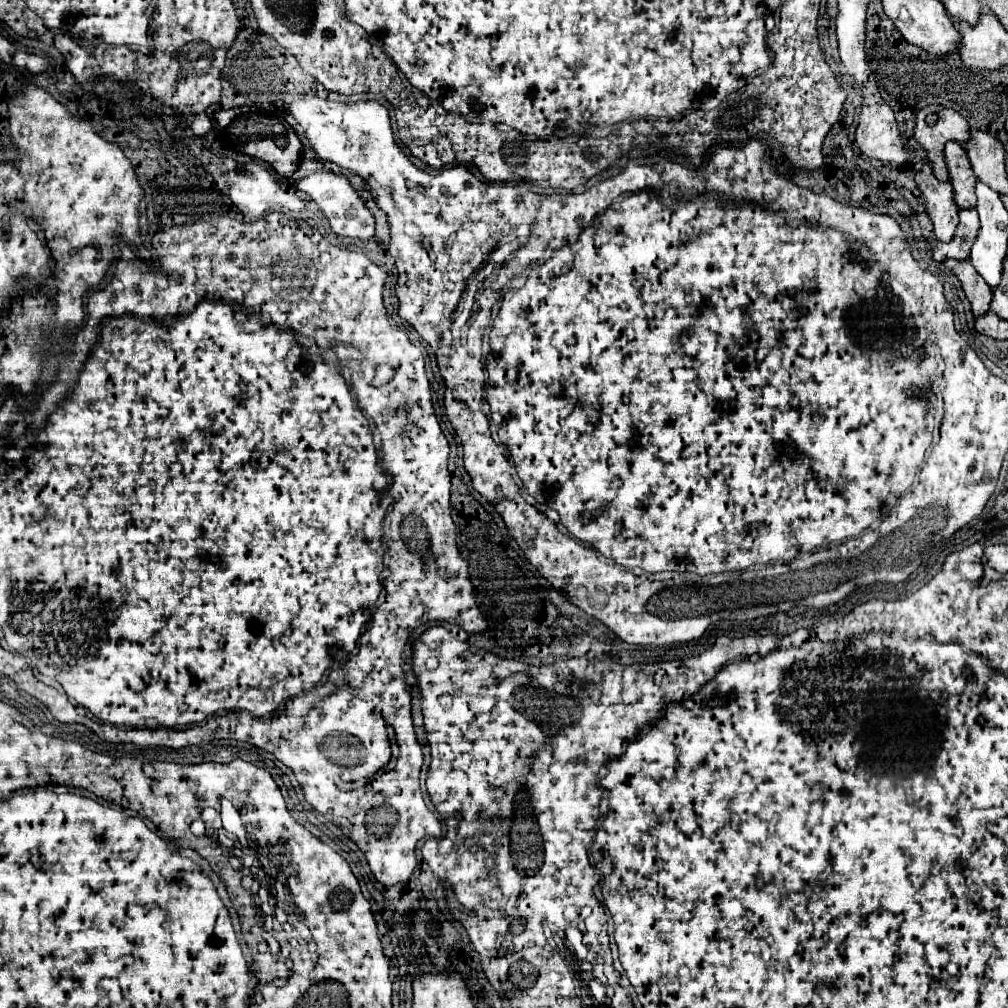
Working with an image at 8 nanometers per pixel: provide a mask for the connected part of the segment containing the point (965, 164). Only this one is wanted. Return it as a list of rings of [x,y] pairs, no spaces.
[[[958,142],[944,144],[946,168],[950,174],[950,182],[954,186],[954,200],[958,206],[974,206],[974,182],[976,176],[970,170],[970,160]]]

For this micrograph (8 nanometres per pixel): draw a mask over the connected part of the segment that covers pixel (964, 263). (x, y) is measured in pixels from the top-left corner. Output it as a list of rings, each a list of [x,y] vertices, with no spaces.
[[[946,260],[944,266],[948,266],[960,280],[962,290],[966,298],[972,304],[974,316],[986,314],[990,310],[990,298],[992,298],[992,288],[986,284],[986,280],[974,270],[970,260]]]

